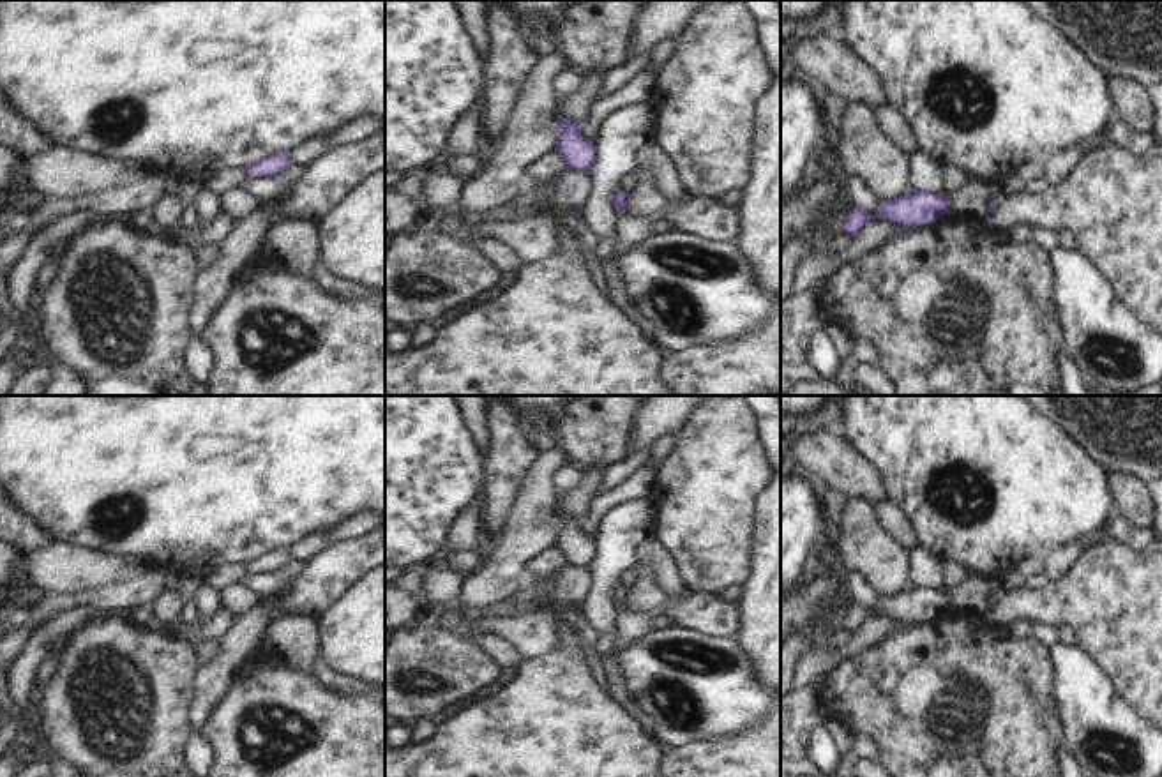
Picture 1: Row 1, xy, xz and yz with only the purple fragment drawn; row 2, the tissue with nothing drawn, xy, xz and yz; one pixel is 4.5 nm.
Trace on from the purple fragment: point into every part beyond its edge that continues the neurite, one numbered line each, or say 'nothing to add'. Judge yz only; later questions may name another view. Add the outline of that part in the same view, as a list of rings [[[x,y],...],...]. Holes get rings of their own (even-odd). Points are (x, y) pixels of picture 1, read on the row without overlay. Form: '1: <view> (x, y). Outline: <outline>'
1: yz (1014, 578). Outline: [[[1017,569],[1010,570],[1003,579],[1001,579],[1001,586],[998,588],[998,592],[994,593],[996,599],[1003,597],[1010,588],[1024,588],[1026,577],[1022,572],[1019,572]]]

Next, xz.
1: xz (588, 634). Outline: [[[562,611],[562,613],[558,613],[558,620],[570,622],[583,637],[583,646],[585,646],[586,657],[593,655],[593,645],[595,645],[597,637],[600,636],[600,632],[597,632],[595,629],[590,627],[590,623],[585,620],[581,611],[579,613]]]

